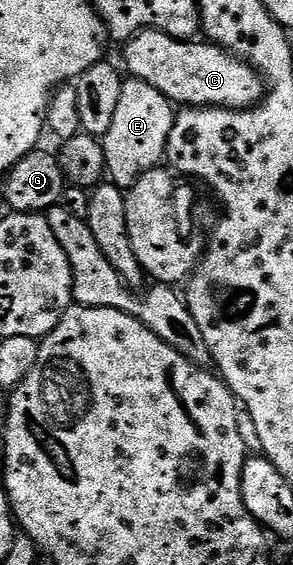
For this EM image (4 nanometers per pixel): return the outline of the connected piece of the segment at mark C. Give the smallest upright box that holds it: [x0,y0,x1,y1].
[122,28,265,110]

